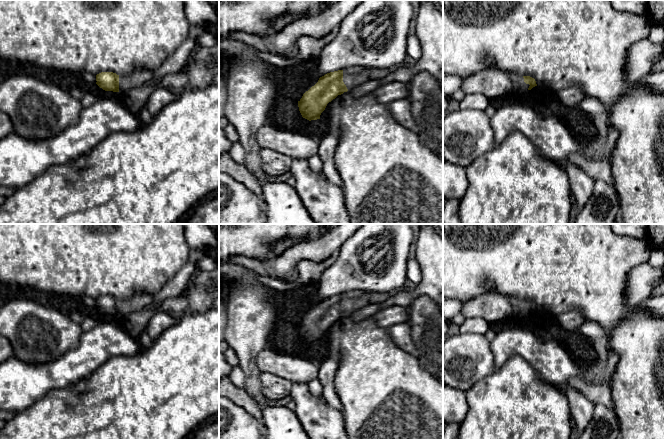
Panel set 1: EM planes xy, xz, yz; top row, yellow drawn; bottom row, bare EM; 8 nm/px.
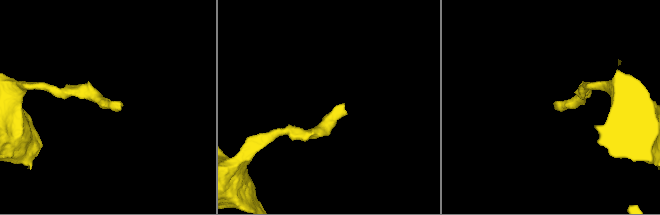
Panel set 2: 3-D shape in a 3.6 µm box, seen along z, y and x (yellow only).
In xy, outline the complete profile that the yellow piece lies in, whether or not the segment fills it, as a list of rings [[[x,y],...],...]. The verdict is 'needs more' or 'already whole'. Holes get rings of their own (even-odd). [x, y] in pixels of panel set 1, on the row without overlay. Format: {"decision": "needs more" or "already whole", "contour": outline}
{"decision": "needs more", "contour": [[[145,292],[135,293],[132,297],[119,300],[113,296],[101,296],[96,299],[96,308],[105,315],[126,317],[153,302],[154,295]]]}

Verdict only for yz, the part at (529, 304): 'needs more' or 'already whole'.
needs more

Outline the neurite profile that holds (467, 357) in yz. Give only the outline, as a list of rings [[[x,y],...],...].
[[[459,333],[443,342],[443,382],[467,392],[476,382],[491,375],[495,363],[485,335]]]

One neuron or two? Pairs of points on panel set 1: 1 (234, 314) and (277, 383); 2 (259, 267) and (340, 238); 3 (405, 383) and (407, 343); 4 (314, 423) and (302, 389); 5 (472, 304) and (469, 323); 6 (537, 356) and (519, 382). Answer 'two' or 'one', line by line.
1: two
2: one
3: two
4: one
5: two
6: two

